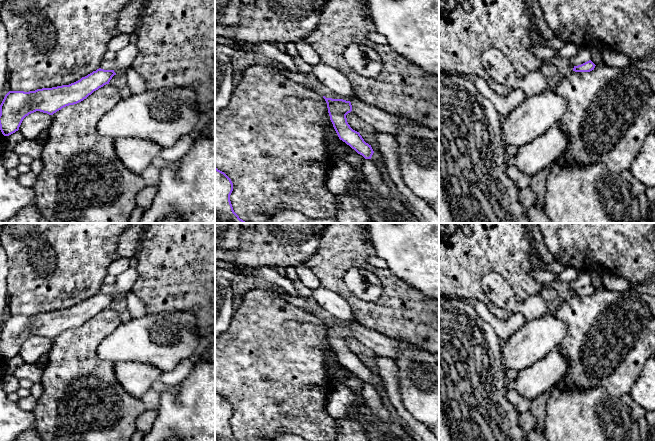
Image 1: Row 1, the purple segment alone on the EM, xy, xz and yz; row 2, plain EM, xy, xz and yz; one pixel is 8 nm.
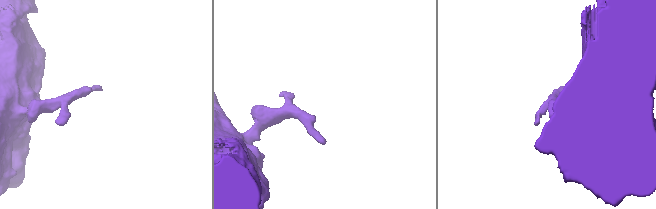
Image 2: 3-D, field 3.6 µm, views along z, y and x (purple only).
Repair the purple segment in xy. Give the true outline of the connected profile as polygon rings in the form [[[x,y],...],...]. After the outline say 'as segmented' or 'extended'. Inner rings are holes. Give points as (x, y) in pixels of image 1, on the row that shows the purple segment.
[[[97,69],[69,85],[42,88],[35,91],[9,91],[0,105],[0,130],[9,136],[19,130],[23,119],[40,111],[53,115],[62,108],[77,104],[94,91],[109,84],[114,70]]]; as segmented

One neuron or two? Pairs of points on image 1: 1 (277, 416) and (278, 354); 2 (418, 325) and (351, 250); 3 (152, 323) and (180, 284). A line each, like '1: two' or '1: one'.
1: one
2: one
3: two

